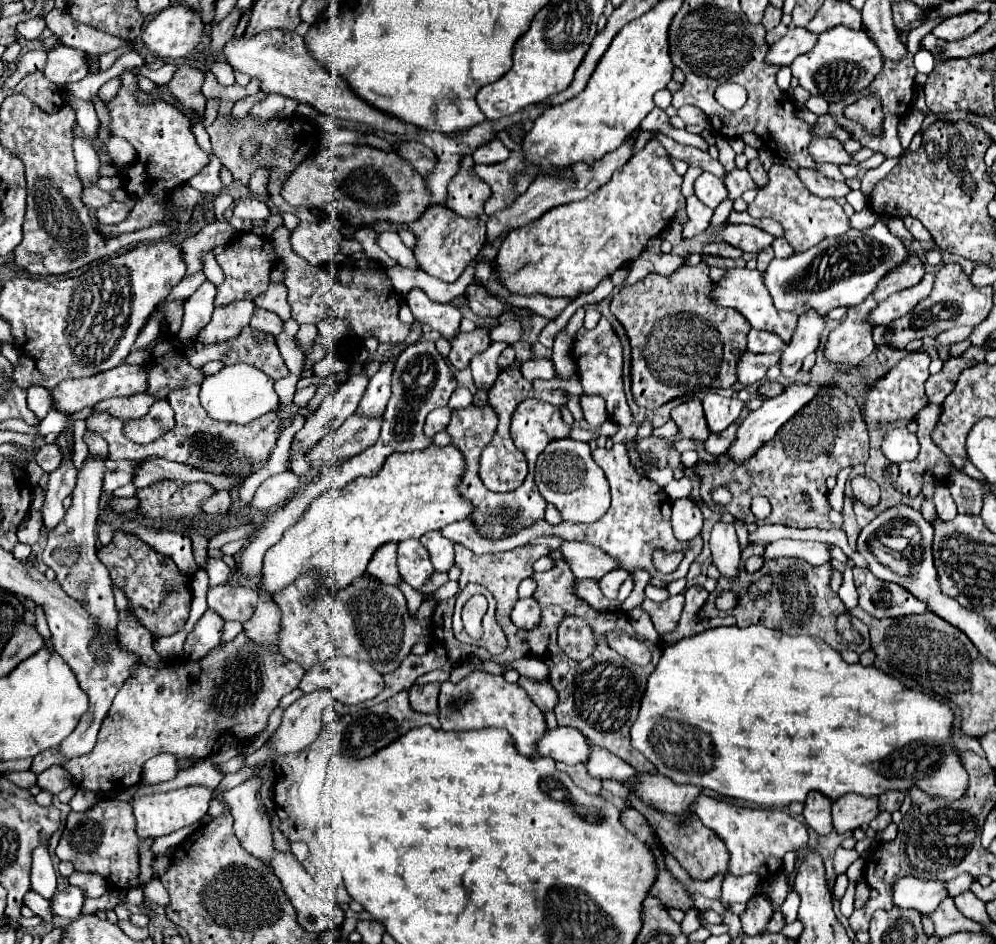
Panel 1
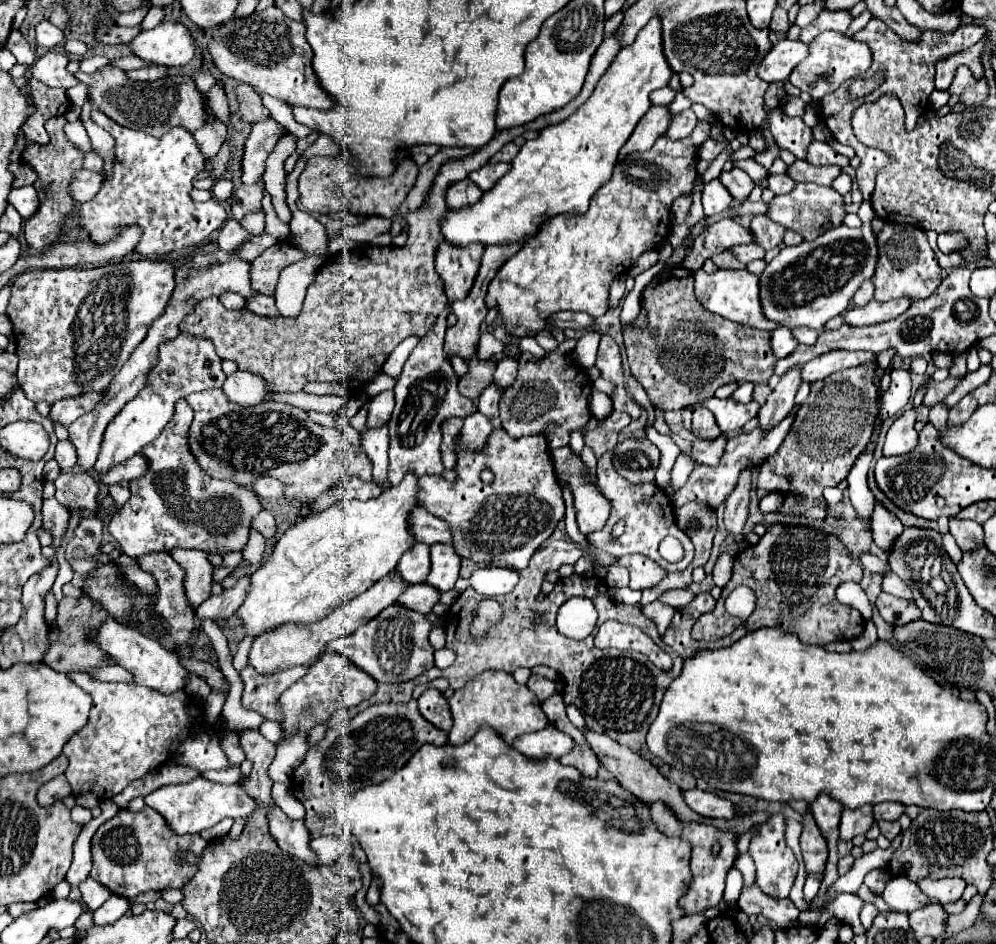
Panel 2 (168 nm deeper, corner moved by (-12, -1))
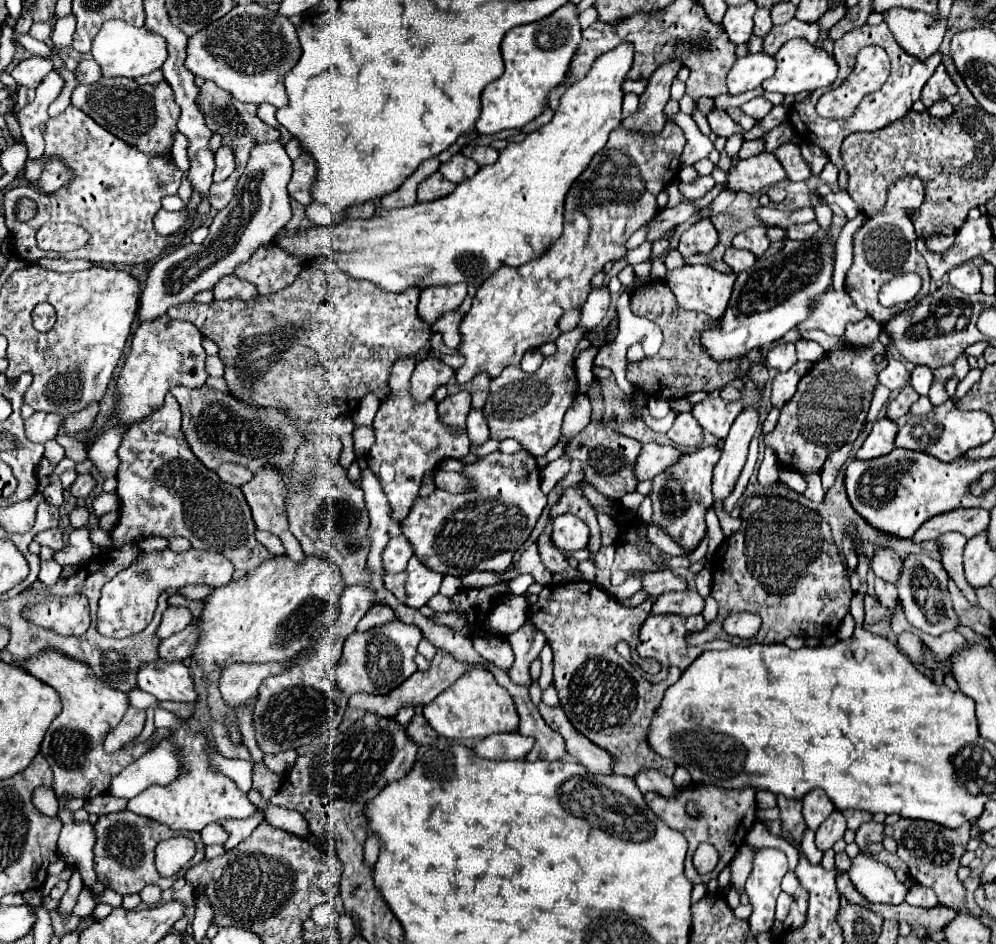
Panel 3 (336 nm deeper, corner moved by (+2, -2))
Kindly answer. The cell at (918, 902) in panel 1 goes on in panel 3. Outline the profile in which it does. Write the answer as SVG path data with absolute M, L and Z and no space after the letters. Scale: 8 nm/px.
M864 852L852 858L848 876L870 904L902 904L908 894L908 888L894 876L892 868Z

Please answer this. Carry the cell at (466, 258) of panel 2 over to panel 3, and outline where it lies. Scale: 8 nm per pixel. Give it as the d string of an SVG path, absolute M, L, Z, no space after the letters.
M444 284L444 286L434 286L434 288L424 288L420 294L418 316L428 326L432 326L442 314L458 310L464 298L466 298L464 284Z

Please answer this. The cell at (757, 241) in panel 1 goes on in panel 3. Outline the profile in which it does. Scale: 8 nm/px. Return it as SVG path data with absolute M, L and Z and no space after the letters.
M700 220L692 224L678 242L678 252L688 258L694 254L708 254L718 242L718 232L710 220Z

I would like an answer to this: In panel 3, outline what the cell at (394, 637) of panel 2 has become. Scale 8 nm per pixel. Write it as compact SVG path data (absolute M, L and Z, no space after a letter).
M398 620L362 634L360 632L350 634L344 642L344 652L336 668L336 686L344 692L346 698L358 692L364 694L392 692L418 670L418 666L414 664L414 656L420 640L422 640L420 628L412 624L400 624Z

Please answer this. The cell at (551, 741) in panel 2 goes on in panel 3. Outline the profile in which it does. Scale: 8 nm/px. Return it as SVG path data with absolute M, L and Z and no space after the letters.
M500 732L484 740L478 740L472 746L472 752L474 756L488 760L520 760L528 754L532 744L532 738L520 736L518 732Z

